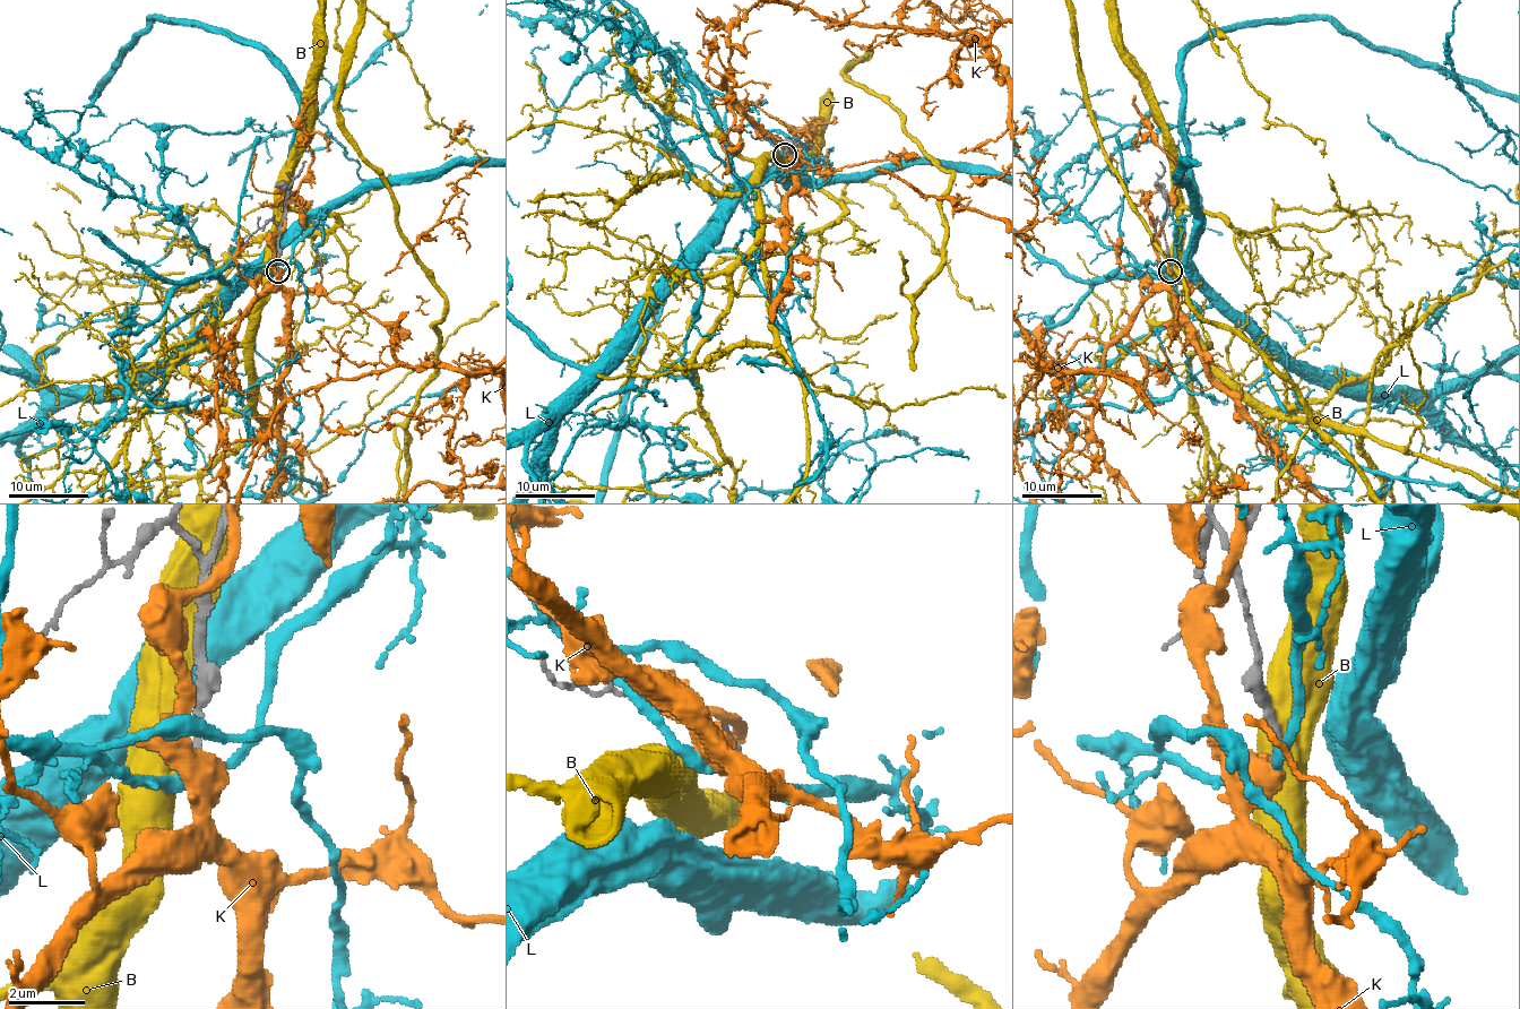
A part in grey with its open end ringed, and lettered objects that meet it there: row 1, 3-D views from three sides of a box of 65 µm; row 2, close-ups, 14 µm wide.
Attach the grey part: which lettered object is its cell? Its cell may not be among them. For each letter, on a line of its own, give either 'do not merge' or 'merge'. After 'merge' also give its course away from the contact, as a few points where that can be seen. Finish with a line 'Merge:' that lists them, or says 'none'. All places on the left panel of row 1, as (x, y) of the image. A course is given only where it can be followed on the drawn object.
B: do not merge
K: do not merge
L: do not merge
Merge: none

